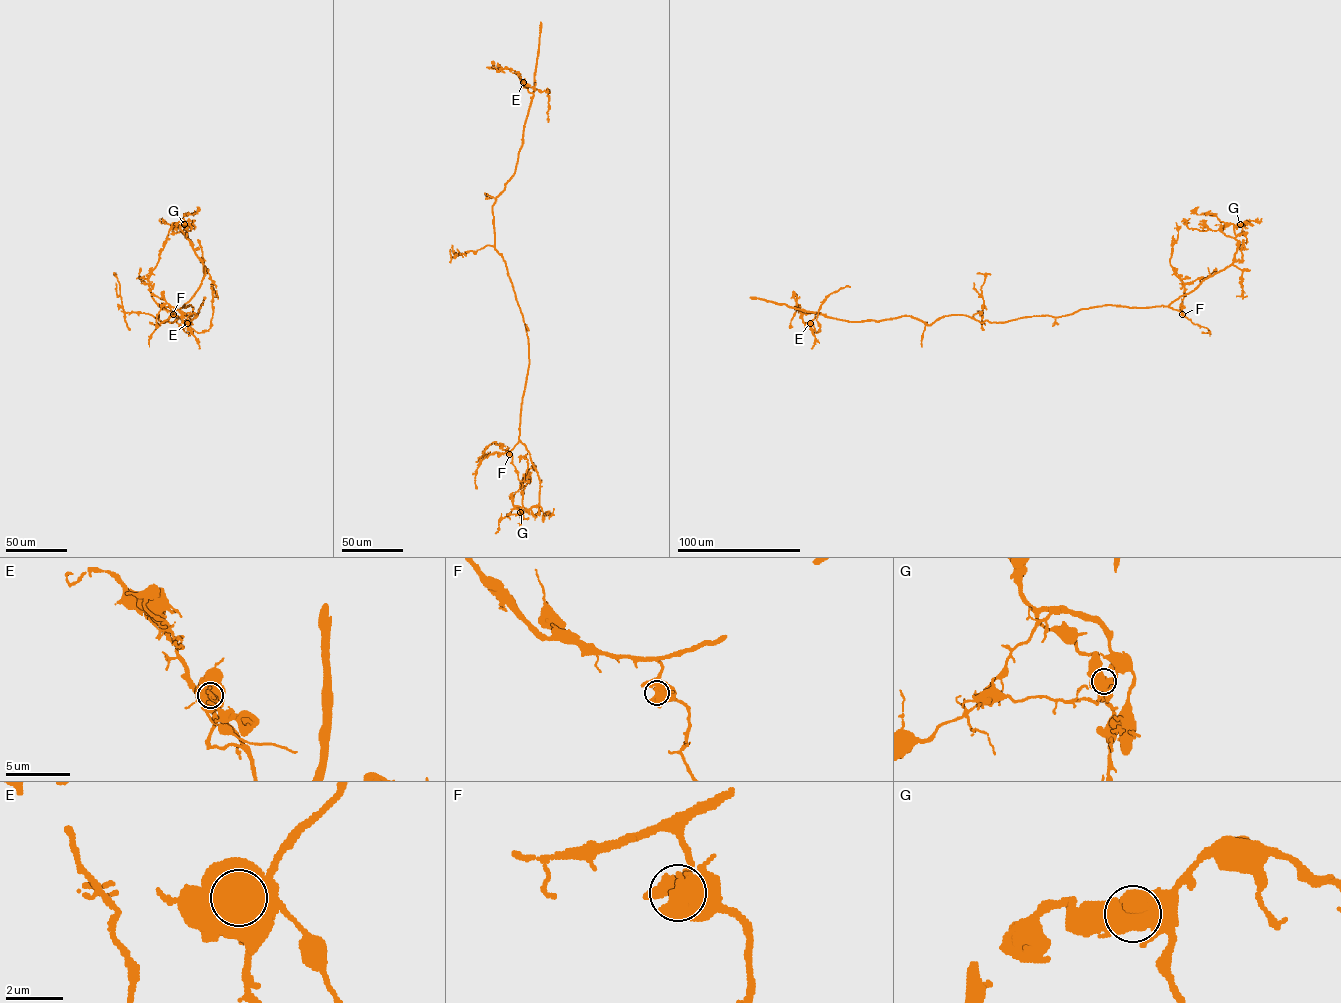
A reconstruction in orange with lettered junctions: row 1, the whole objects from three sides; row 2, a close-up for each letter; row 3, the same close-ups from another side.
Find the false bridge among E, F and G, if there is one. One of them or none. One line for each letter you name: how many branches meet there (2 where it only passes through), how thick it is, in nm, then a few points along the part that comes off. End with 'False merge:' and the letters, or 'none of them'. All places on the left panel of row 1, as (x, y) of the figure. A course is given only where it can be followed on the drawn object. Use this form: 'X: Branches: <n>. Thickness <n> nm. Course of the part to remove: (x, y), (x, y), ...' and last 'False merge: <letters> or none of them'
E: Branches: 2. Thickness 950 nm. Course of the part to remove: (187, 323), (198, 333), (210, 327), (212, 287)
False merge: E

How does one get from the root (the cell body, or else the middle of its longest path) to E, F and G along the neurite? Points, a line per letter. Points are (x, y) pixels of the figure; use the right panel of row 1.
E: (1021, 318), (980, 322), (966, 315), (953, 314), (926, 325), (908, 316), (847, 321), (820, 313), (810, 323)
F: (1021, 318), (1060, 317), (1107, 305), (1168, 306), (1182, 314)
G: (1021, 318), (1060, 317), (1107, 305), (1168, 306), (1233, 262), (1239, 242), (1235, 239), (1234, 226), (1240, 224)

